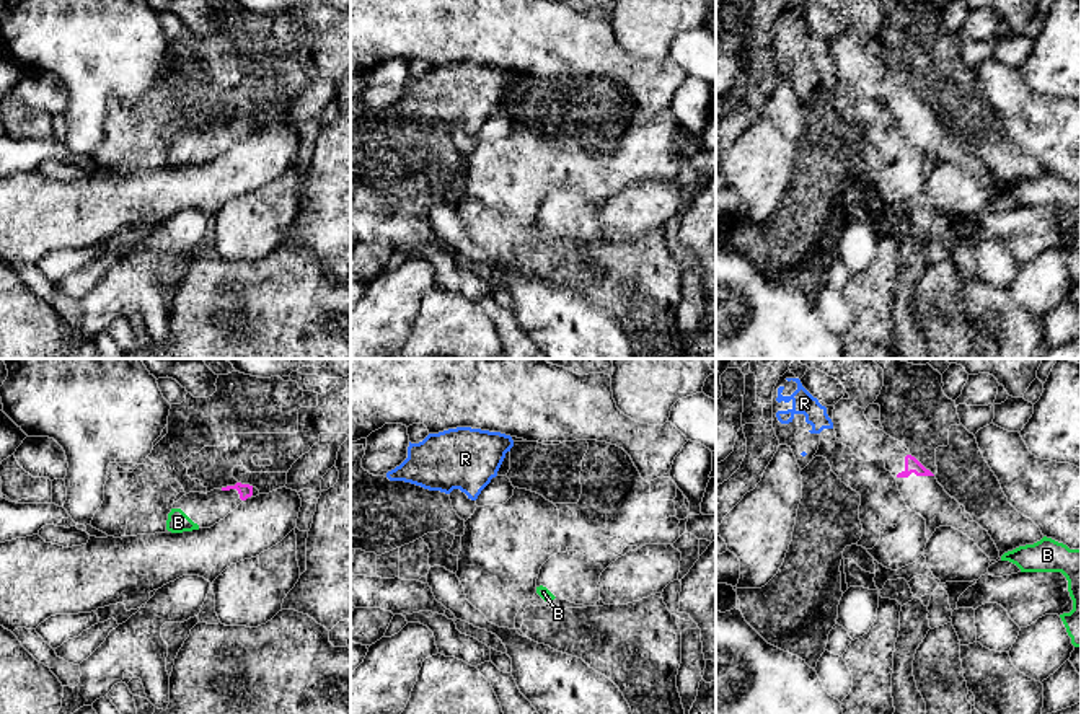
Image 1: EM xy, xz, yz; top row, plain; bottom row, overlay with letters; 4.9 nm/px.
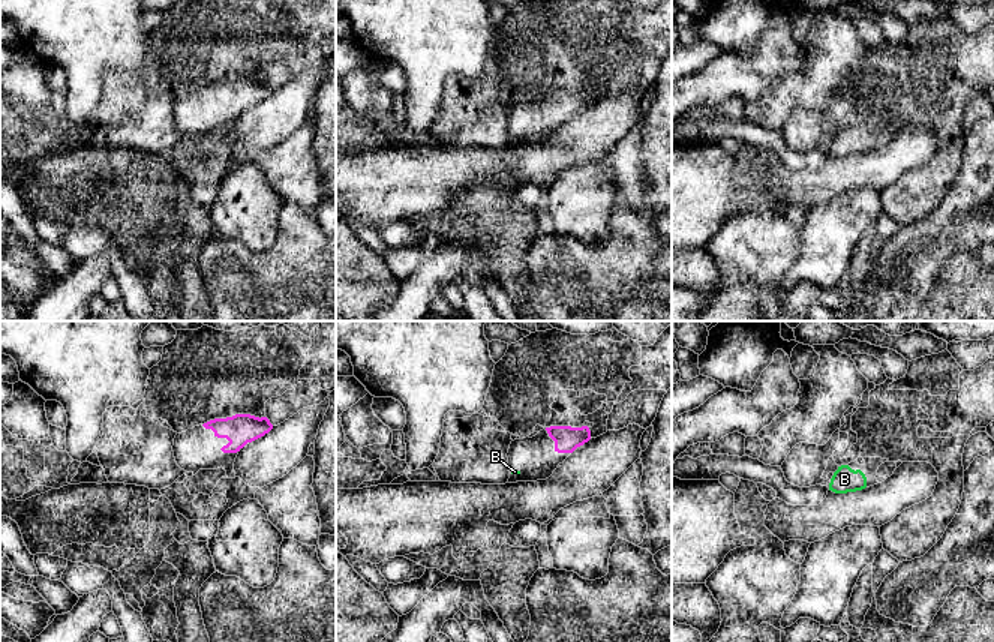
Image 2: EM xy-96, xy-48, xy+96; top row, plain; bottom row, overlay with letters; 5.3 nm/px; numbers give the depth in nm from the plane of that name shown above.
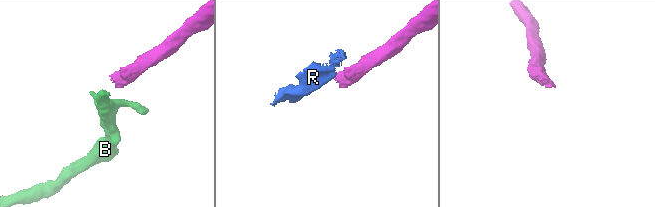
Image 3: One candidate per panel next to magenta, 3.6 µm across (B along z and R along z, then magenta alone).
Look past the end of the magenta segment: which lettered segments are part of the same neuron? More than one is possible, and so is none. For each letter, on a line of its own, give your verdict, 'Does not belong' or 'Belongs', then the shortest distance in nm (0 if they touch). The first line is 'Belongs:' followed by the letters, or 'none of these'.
Belongs: B
B: Belongs. Distance 220 nm
R: Does not belong. Distance 380 nm

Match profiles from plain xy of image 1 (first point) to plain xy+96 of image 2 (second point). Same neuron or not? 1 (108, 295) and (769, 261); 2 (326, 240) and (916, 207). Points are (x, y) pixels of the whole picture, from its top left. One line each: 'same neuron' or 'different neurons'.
1: different neurons
2: different neurons

